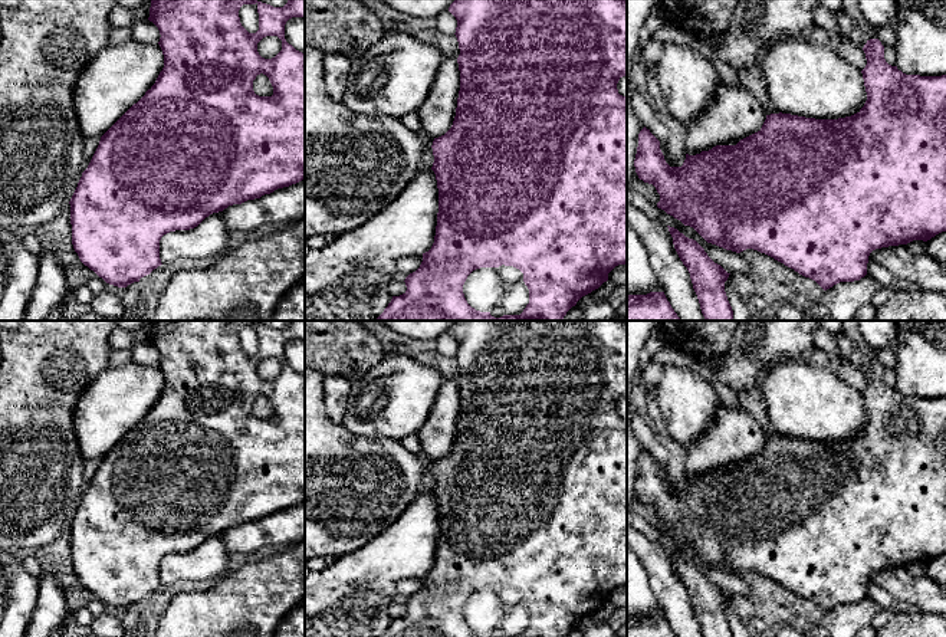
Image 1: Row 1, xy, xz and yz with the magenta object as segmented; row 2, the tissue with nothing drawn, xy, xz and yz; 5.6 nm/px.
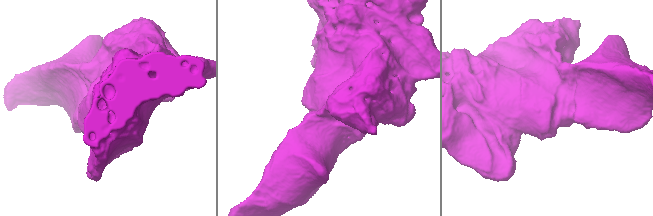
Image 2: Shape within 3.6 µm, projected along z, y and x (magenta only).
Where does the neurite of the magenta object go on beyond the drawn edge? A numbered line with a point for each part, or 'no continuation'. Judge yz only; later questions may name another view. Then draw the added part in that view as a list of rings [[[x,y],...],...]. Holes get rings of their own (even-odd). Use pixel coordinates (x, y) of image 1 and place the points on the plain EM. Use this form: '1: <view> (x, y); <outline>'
no continuation

